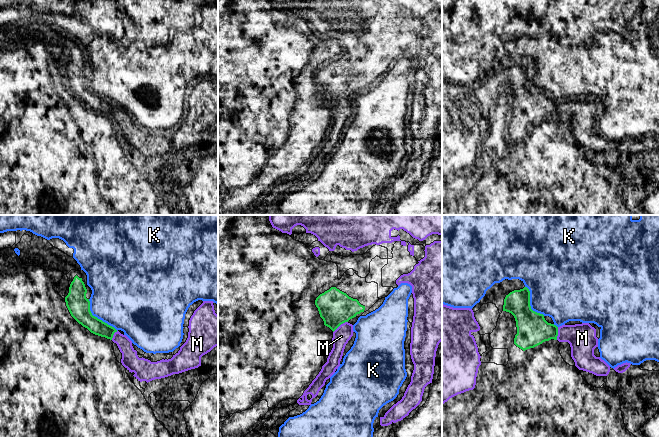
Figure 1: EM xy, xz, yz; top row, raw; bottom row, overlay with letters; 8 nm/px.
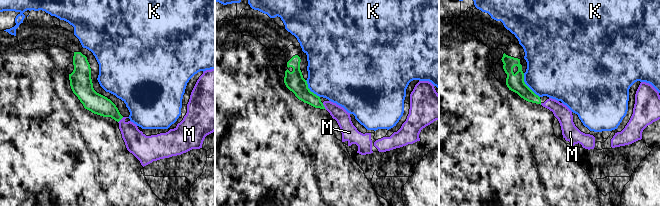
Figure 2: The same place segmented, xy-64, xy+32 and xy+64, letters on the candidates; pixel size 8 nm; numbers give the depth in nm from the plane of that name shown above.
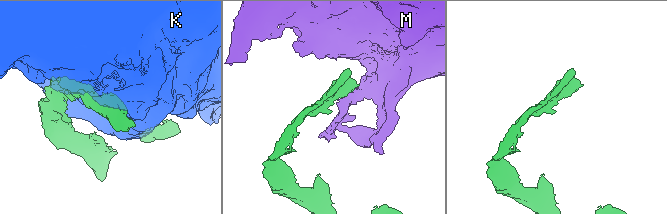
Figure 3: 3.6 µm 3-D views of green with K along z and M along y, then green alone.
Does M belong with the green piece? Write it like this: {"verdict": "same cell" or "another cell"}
{"verdict": "same cell"}

